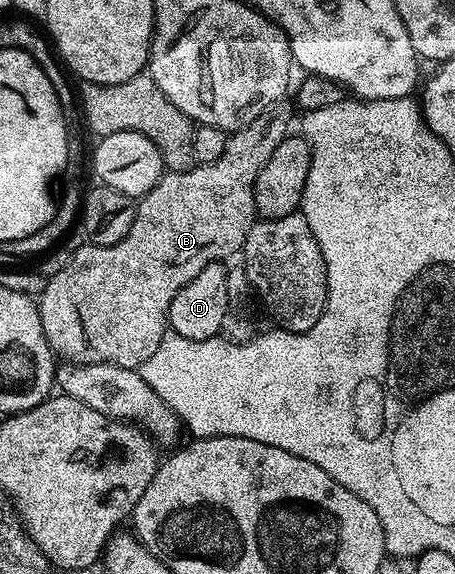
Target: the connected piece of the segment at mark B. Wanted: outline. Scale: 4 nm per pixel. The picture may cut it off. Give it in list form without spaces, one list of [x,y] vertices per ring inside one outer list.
[[[278,106],[273,111],[267,110],[263,112],[247,128],[241,128],[239,132],[233,133],[227,139],[224,154],[220,154],[220,158],[216,158],[216,162],[198,164],[193,168],[189,168],[186,172],[167,171],[163,175],[161,182],[149,194],[137,201],[136,207],[138,213],[132,222],[132,230],[128,230],[126,237],[112,246],[83,243],[81,245],[82,248],[75,250],[74,257],[55,276],[51,280],[47,279],[45,281],[40,293],[40,299],[37,301],[37,306],[38,313],[42,319],[42,325],[44,326],[46,340],[50,343],[50,347],[54,349],[55,353],[62,355],[63,352],[66,355],[65,359],[67,361],[79,364],[115,364],[121,368],[132,368],[135,370],[141,369],[142,364],[148,362],[148,358],[152,358],[152,354],[156,354],[156,346],[160,346],[160,342],[165,338],[168,331],[172,298],[176,298],[176,294],[180,289],[188,286],[209,264],[229,261],[229,256],[234,256],[237,252],[239,255],[243,251],[250,228],[254,225],[256,219],[256,209],[254,206],[256,178],[260,174],[260,170],[264,170],[264,162],[268,162],[268,158],[272,158],[272,154],[276,151],[276,146],[280,146],[282,139],[288,135],[286,119],[289,118],[290,112],[288,109],[282,107]]]

